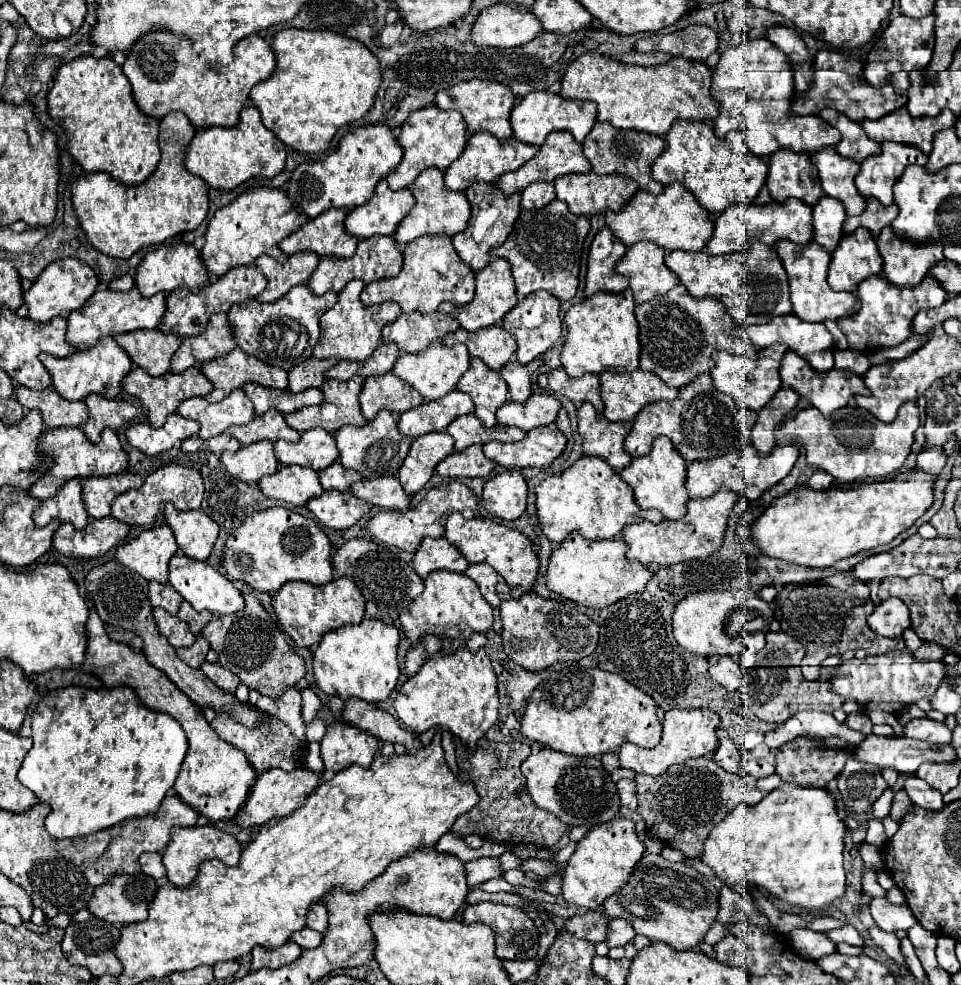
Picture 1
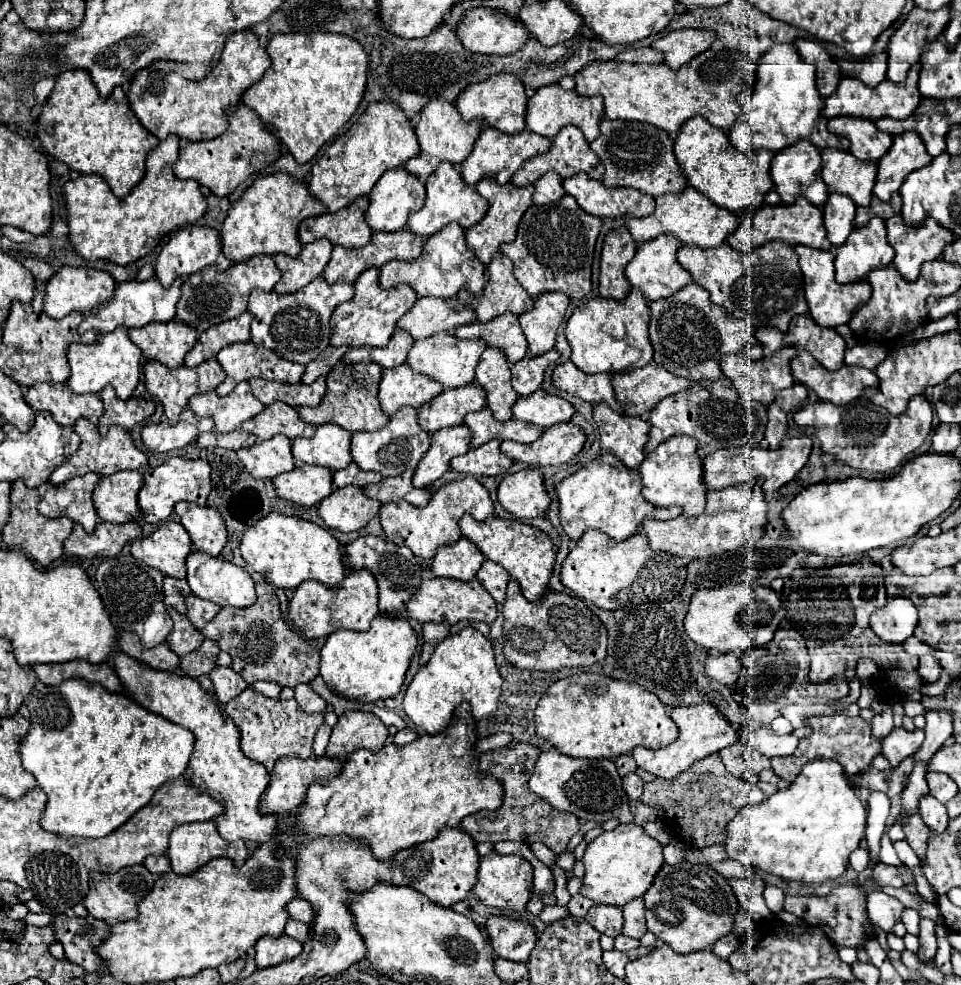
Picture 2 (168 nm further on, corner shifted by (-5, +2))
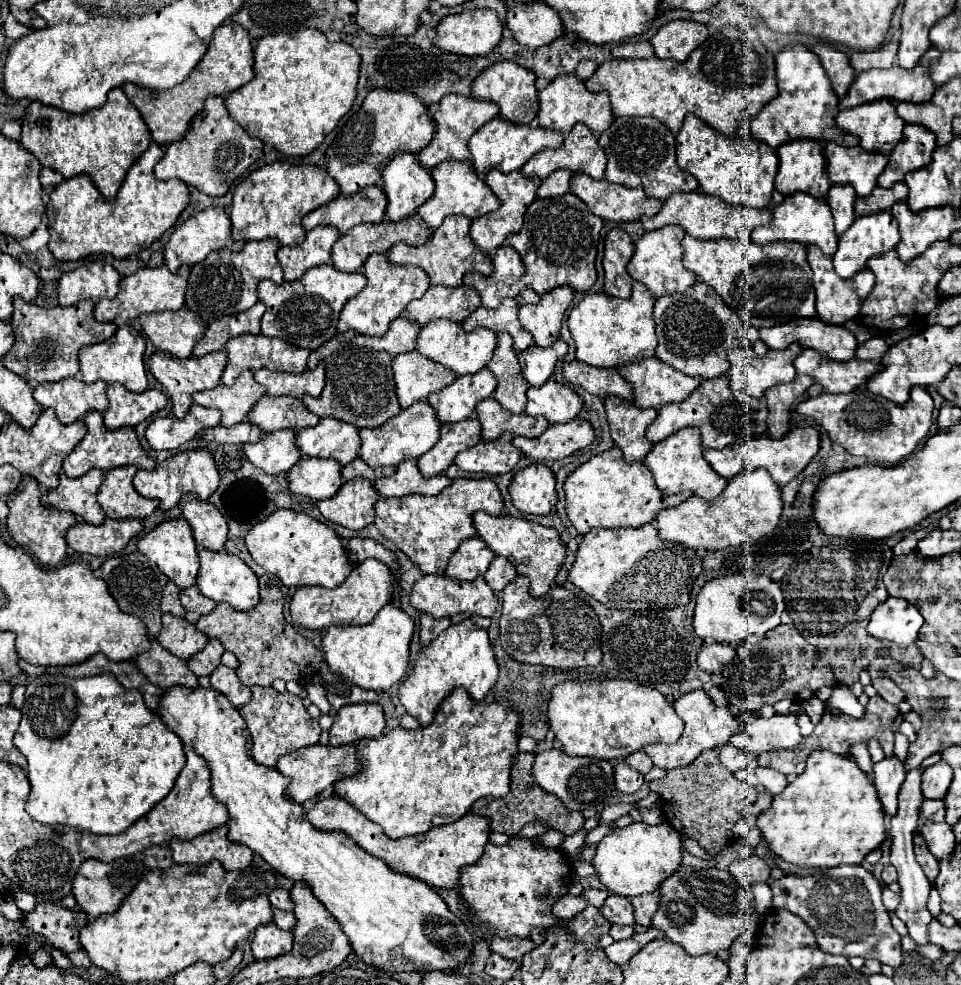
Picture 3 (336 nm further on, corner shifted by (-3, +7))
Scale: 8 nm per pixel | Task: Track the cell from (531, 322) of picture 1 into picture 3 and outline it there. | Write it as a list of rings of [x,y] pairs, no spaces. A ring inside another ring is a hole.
[[[562,285],[544,293],[540,303],[520,307],[520,313],[518,313],[520,323],[524,329],[532,333],[534,343],[538,347],[550,347],[558,339],[562,319],[572,303],[572,295],[574,295],[574,289],[568,285]]]

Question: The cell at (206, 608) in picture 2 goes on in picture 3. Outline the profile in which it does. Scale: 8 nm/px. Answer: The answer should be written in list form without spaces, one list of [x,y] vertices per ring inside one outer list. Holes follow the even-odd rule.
[[[188,587],[180,591],[180,601],[182,601],[182,607],[186,609],[186,619],[190,623],[196,623],[202,615],[208,615],[216,607],[216,603],[204,597],[196,587]]]

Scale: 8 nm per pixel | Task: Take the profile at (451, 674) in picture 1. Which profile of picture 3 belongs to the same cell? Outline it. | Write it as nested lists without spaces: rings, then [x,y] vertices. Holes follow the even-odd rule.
[[[464,619],[458,625],[450,625],[430,645],[420,649],[410,677],[402,683],[398,691],[398,699],[406,707],[406,711],[422,727],[426,727],[428,723],[432,723],[434,711],[452,693],[452,689],[462,685],[472,699],[480,701],[494,687],[496,679],[498,679],[498,665],[486,629],[476,627],[472,619]]]

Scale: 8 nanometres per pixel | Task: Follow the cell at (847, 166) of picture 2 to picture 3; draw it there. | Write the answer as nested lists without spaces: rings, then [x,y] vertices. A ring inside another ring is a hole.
[[[826,143],[824,155],[830,181],[836,185],[852,185],[860,197],[872,193],[878,175],[888,165],[886,155],[868,153],[860,145],[844,147],[838,143]]]

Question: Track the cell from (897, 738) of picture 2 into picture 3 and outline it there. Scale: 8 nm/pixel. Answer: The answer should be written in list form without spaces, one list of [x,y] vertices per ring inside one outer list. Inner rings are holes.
[[[896,757],[874,763],[874,785],[888,815],[896,815],[898,791],[904,783],[904,777],[906,777],[906,769]]]

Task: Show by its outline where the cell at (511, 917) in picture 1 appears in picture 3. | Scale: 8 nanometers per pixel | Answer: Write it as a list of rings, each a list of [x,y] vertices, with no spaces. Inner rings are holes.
[[[492,937],[490,941],[490,949],[506,959],[512,961],[520,961],[524,953],[530,953],[534,949],[530,939],[520,939],[520,937],[512,937],[512,939],[500,939],[500,937]]]

